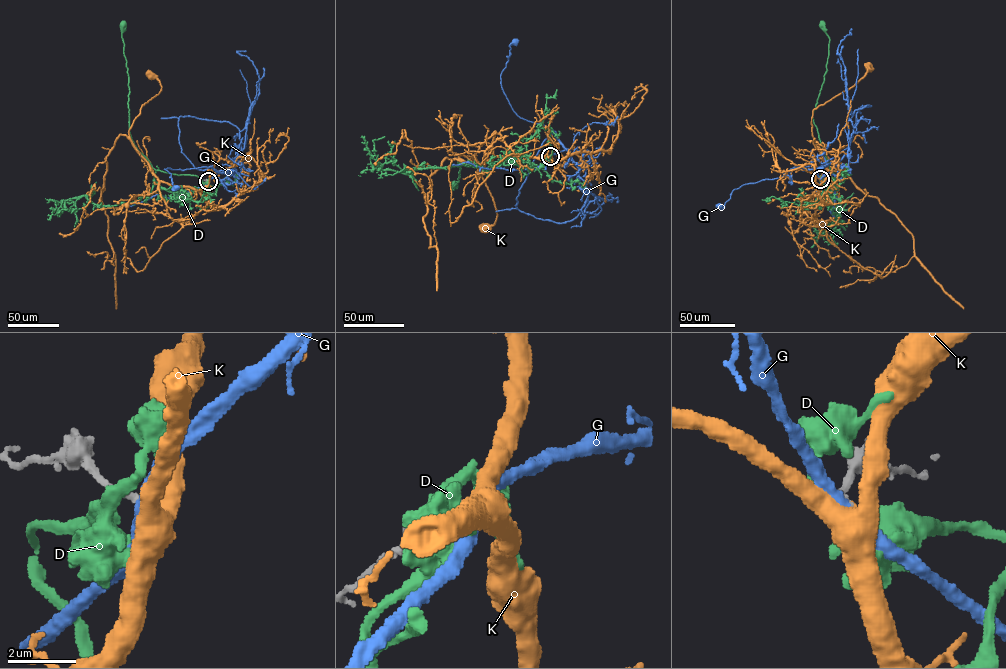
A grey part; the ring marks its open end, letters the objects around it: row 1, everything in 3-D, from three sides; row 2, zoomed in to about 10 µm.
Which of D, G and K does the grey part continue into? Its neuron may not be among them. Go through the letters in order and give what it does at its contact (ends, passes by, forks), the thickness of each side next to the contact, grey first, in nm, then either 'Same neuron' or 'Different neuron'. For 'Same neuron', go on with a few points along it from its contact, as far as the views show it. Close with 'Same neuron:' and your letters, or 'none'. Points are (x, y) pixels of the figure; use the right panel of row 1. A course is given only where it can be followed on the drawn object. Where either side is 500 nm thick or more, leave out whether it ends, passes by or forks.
D: It passes by. Thickness 280 nm (grey) against 400 nm. Different neuron
G: It passes by. Thickness 220 nm (grey) against 360 nm. Different neuron
K: It passes by. Thickness 220 nm (grey) against 360 nm. Same neuron. Its course: (820, 179), (823, 190), (825, 163), (812, 135), (813, 110), (853, 86), (867, 73), (867, 67)
Same neuron: K

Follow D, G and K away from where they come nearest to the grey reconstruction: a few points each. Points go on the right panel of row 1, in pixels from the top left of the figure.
D: (820, 179), (834, 180), (830, 173), (824, 176), (830, 165), (812, 116), (828, 55), (829, 38), (822, 24)
G: (820, 179), (813, 167), (794, 167), (784, 176), (736, 189), (723, 207), (720, 206)
K: (820, 179), (823, 190), (825, 163), (812, 135), (813, 110), (853, 86), (867, 73), (867, 67)

